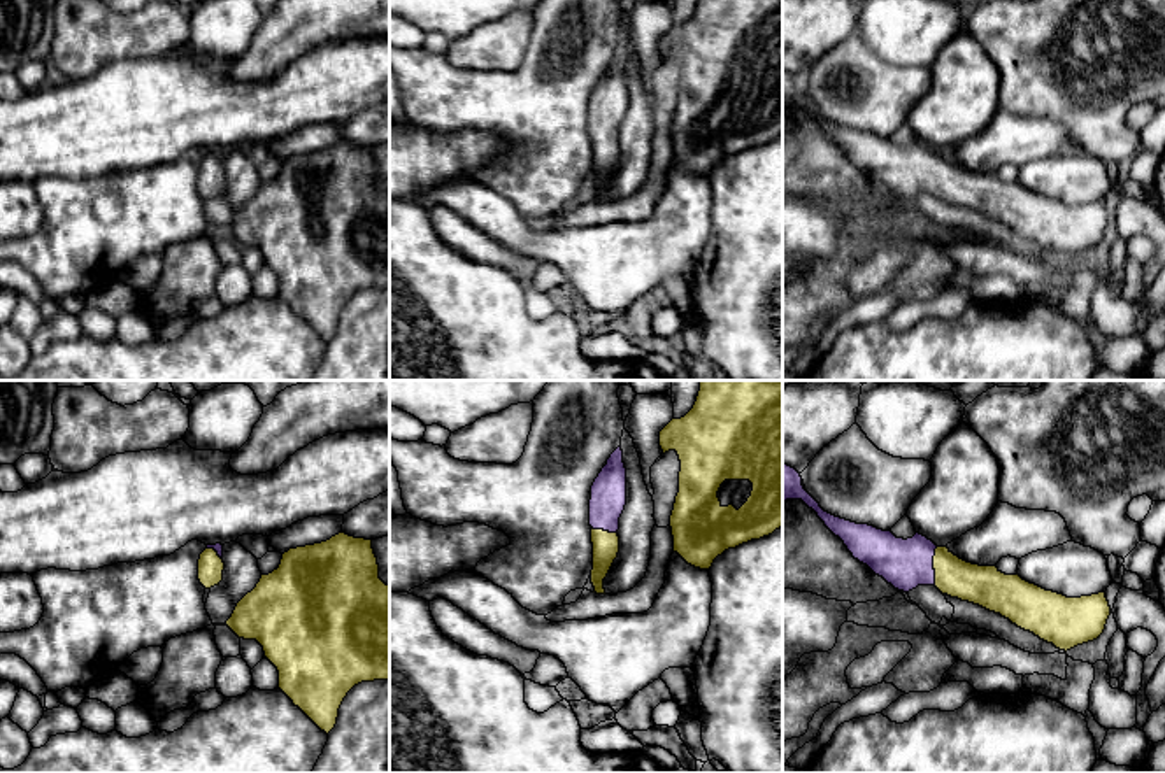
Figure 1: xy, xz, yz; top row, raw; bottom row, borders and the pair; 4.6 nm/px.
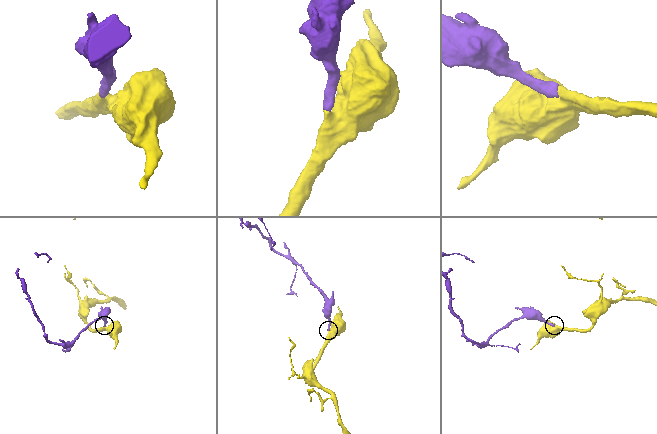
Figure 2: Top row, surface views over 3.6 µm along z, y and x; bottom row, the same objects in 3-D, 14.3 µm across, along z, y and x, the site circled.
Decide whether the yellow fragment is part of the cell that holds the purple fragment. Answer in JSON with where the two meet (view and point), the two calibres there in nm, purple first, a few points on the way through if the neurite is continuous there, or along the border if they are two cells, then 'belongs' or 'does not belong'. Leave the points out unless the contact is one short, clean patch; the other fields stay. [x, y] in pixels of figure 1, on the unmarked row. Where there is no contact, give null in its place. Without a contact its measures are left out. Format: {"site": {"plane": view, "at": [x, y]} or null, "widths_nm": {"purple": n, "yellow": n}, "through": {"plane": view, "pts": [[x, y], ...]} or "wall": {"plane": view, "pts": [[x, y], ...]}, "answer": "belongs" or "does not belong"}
{"site": {"plane": "yz", "at": [932, 174]}, "widths_nm": {"purple": 220, "yellow": 180}, "through": {"plane": "yz", "pts": [[907, 170], [932, 174], [983, 193]]}, "answer": "belongs"}

